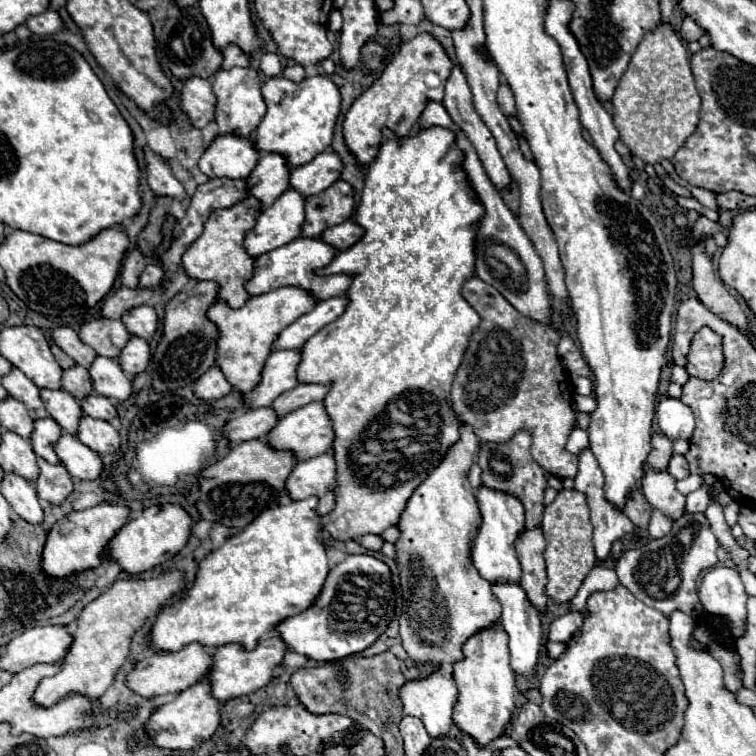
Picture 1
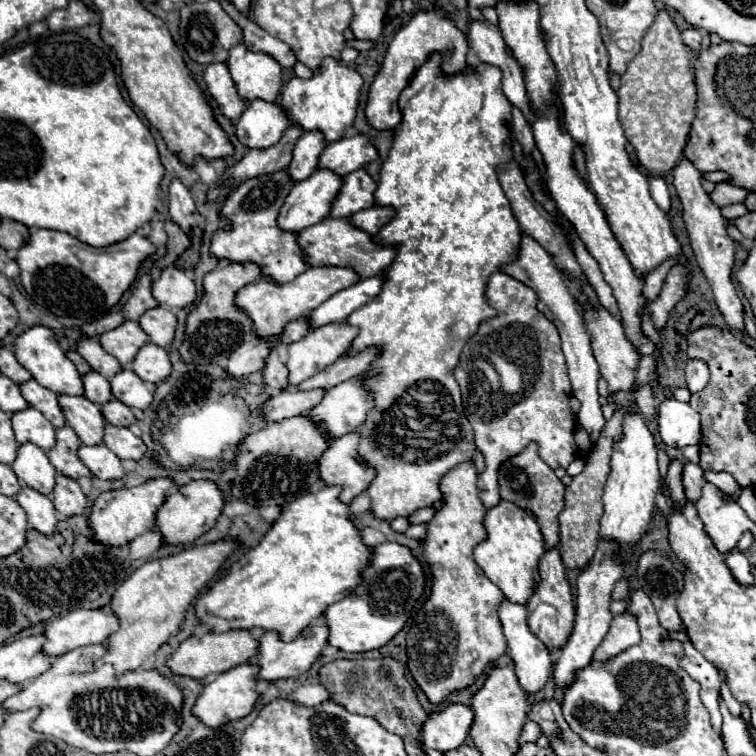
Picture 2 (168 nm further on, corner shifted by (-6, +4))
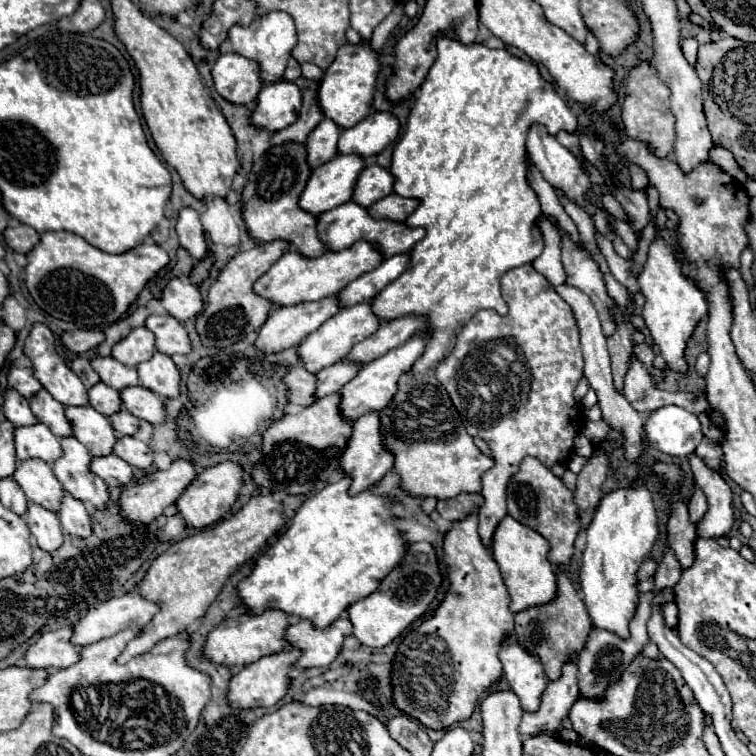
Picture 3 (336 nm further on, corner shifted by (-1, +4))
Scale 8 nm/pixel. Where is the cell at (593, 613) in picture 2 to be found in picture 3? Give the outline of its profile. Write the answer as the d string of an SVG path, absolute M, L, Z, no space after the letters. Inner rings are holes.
M567 661L567 663L563 663L561 677L547 683L547 687L541 695L539 709L523 713L519 731L523 735L539 735L539 733L547 733L547 731L555 733L561 727L561 719L567 717L567 713L577 697L579 697L577 663Z

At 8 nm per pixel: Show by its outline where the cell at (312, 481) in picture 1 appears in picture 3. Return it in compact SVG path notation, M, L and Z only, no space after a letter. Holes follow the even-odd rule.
M367 413L367 415L359 417L357 421L353 421L351 429L353 429L351 437L347 441L345 451L341 453L341 459L339 459L339 469L351 479L349 495L357 495L357 493L369 489L371 485L375 485L393 467L393 459L391 459L391 453L387 453L381 445L379 415L377 413Z

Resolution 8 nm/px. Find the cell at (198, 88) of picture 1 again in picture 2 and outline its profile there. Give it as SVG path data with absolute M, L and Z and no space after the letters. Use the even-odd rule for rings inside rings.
M226 63L208 65L206 71L204 71L204 81L208 85L210 95L220 105L220 111L228 119L236 121L244 113L246 101L240 99L240 95L236 91L236 85L232 83L232 75L228 71L228 65Z

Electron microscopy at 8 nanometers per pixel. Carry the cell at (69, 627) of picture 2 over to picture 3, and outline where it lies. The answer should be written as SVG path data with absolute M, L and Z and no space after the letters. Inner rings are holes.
M125 593L123 597L109 599L99 607L89 609L85 617L77 619L77 623L73 625L71 643L77 647L85 647L123 629L141 629L151 621L157 611L159 607L155 607L155 603L143 599L141 595Z

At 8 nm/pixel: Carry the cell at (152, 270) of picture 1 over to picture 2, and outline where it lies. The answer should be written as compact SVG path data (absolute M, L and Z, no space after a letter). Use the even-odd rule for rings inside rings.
M168 267L162 271L160 279L152 283L152 295L162 307L184 309L196 301L196 285L186 271Z

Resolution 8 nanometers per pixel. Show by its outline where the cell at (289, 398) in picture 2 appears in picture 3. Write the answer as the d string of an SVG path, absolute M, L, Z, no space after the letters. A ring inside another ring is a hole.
M339 361L331 367L325 367L317 373L317 389L315 389L315 399L321 399L325 395L337 393L339 387L343 387L343 383L347 383L347 379L351 379L351 375L355 375L355 371L359 371L359 367L347 367L347 363Z

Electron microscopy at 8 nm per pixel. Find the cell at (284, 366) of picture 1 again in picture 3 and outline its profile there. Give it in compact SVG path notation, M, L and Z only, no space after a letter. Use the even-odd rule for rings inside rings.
M359 303L355 307L347 307L347 309L341 309L337 315L333 315L331 319L327 319L317 331L309 333L299 345L297 345L297 353L301 357L301 363L303 367L309 371L309 373L317 373L337 361L343 359L343 355L347 355L347 351L363 341L365 337L369 337L371 333L375 333L379 329L379 321L377 317L371 313L371 305L369 303Z

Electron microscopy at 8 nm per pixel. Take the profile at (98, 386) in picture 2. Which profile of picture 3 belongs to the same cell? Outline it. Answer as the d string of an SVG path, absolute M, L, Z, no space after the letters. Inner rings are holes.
M97 383L93 385L89 391L89 405L95 407L99 413L103 413L105 417L107 415L113 415L115 411L121 409L121 403L119 403L119 393L115 389L111 389L109 385L105 383Z

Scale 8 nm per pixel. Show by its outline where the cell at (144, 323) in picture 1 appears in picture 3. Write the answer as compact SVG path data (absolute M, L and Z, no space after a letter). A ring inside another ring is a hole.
M149 315L145 327L155 335L155 347L165 355L187 355L191 351L185 327L171 315Z

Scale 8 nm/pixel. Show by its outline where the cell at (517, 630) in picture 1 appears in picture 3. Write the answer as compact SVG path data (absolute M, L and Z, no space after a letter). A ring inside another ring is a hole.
M507 633L499 649L499 659L503 663L503 673L509 681L509 687L521 699L521 707L525 711L535 711L539 707L541 693L549 683L539 657L529 653L517 641L515 633Z

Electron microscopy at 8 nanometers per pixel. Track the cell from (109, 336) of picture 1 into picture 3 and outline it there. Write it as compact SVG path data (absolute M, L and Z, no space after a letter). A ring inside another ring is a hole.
M135 327L131 333L113 345L111 357L115 357L119 363L127 367L135 367L143 361L147 361L155 353L155 337L145 327Z

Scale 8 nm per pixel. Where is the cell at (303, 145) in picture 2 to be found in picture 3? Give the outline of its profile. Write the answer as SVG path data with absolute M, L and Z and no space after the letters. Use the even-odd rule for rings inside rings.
M323 119L307 137L307 163L311 169L317 169L319 165L327 163L337 155L337 139L339 139L339 127L331 123L331 119Z

